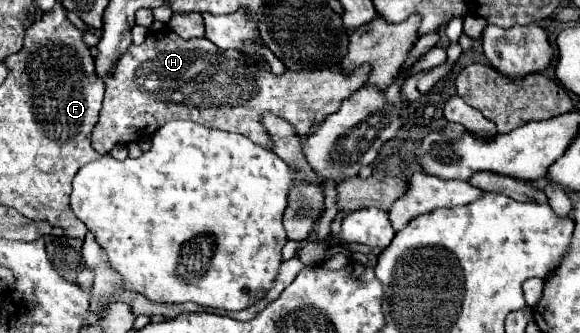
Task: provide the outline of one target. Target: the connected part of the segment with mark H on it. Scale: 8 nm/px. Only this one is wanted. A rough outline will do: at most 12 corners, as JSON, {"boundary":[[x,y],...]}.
{"boundary":[[172,29],[130,45],[106,83],[92,147],[168,121],[246,135],[260,113],[306,135],[368,67],[276,77]]}

